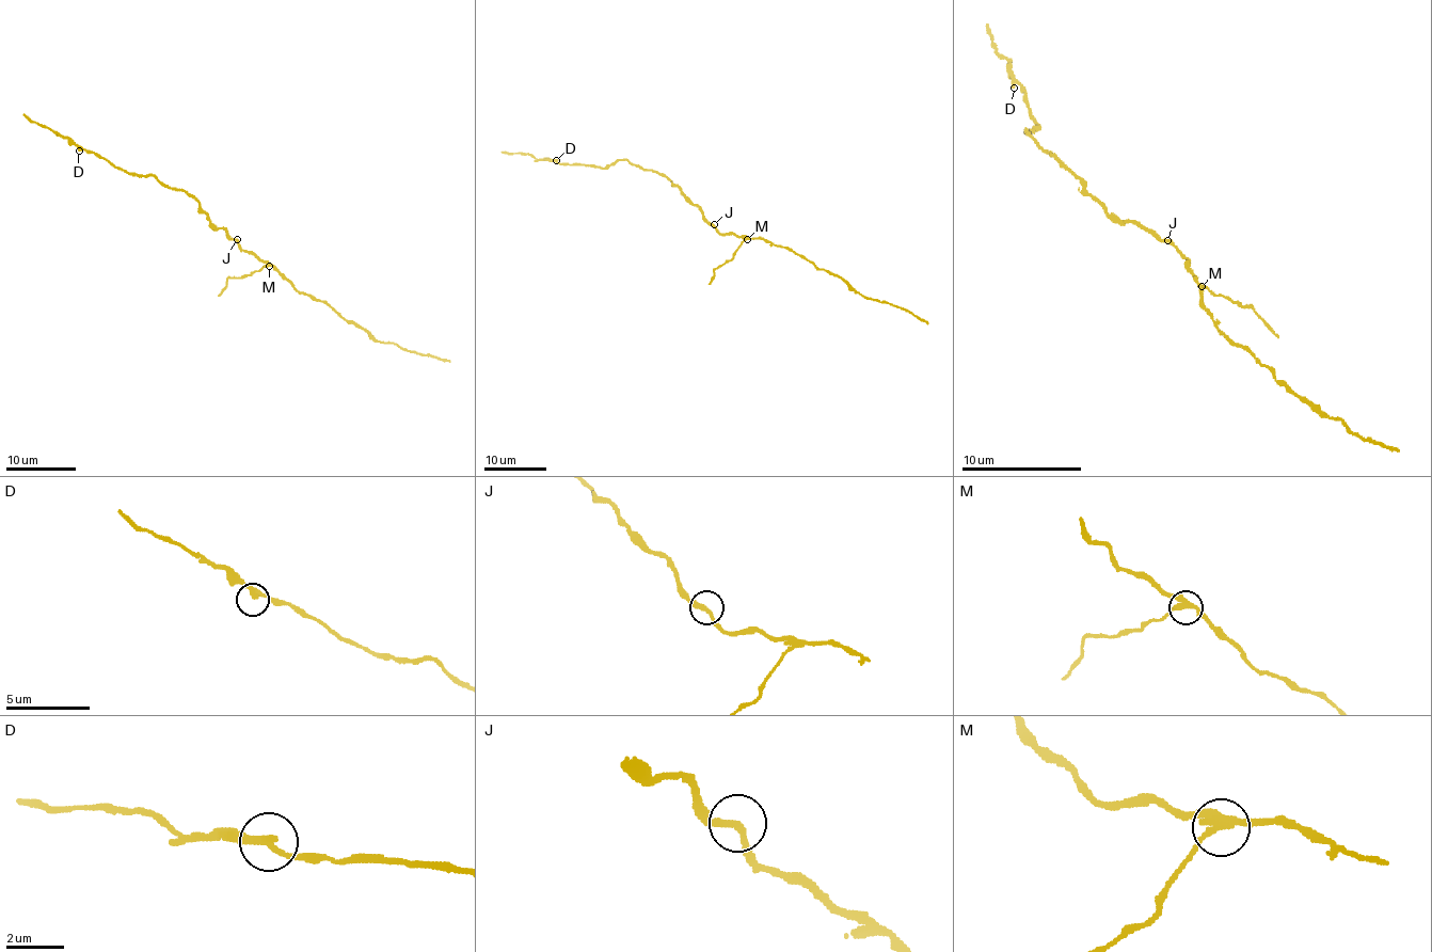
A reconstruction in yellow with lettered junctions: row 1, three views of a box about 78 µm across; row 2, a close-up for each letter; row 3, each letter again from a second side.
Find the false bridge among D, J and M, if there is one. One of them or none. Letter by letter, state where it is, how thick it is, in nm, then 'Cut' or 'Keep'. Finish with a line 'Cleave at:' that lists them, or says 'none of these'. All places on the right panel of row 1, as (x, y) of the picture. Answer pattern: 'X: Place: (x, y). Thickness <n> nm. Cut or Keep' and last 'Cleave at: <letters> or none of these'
D: Place: (1014, 88). Thickness 240 nm. Keep
J: Place: (1167, 240). Thickness 240 nm. Keep
M: Place: (1202, 286). Thickness 200 nm. Cut
Cleave at: M

